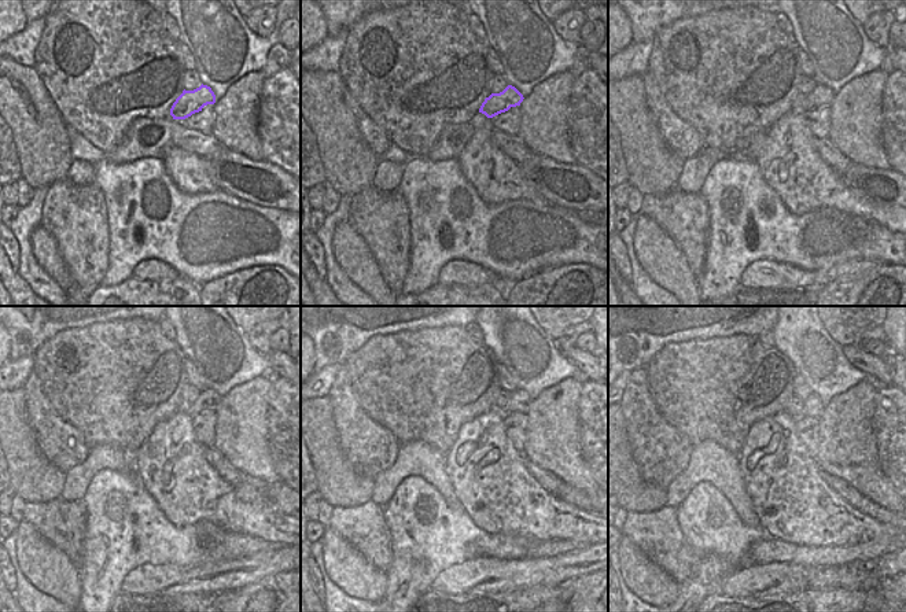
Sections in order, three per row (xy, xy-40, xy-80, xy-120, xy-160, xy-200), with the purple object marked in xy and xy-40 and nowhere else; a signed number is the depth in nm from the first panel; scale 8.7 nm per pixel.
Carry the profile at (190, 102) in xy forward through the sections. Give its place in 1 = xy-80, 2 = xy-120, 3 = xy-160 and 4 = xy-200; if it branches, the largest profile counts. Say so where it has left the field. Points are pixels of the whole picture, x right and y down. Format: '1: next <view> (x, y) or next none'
1: next xy-80 (821, 96)
2: next xy-120 (209, 399)
3: next xy-160 (519, 401)
4: next xy-200 (814, 406)

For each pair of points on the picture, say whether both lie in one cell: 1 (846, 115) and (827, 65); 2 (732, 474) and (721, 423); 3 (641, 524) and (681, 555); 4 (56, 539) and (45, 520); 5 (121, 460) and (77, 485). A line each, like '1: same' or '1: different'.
1: different
2: different
3: same
4: same
5: same

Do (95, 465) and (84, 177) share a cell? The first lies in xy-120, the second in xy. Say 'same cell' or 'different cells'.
same cell

